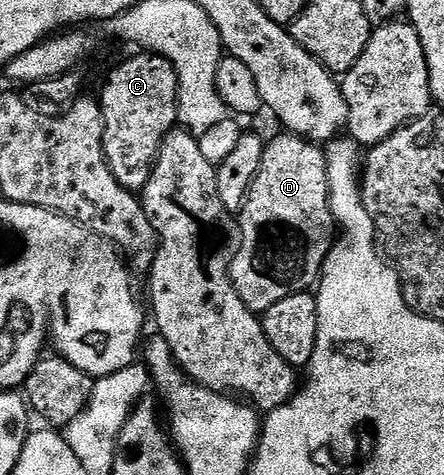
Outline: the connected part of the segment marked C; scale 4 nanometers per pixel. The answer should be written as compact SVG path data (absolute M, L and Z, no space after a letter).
M157 53L133 54L109 75L98 100L104 120L102 147L106 163L122 187L142 191L152 174L162 139L177 124L178 75L172 64Z

